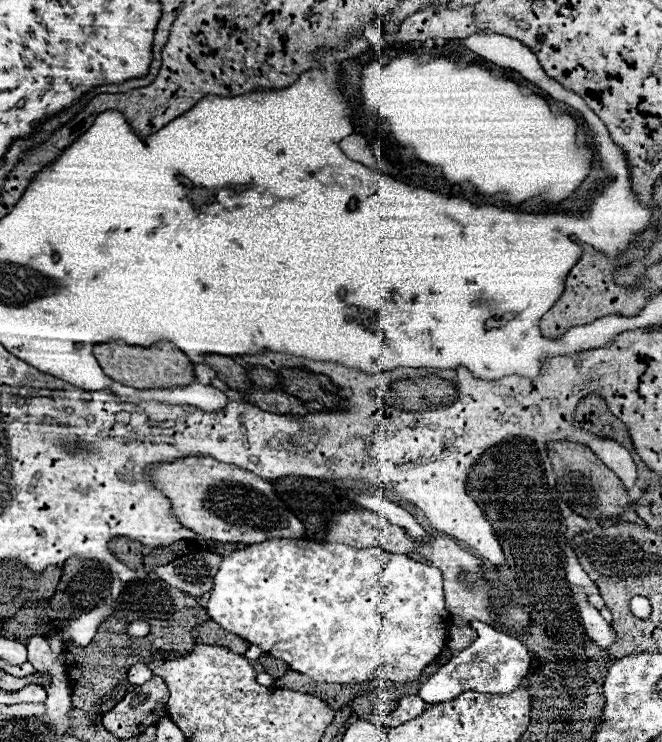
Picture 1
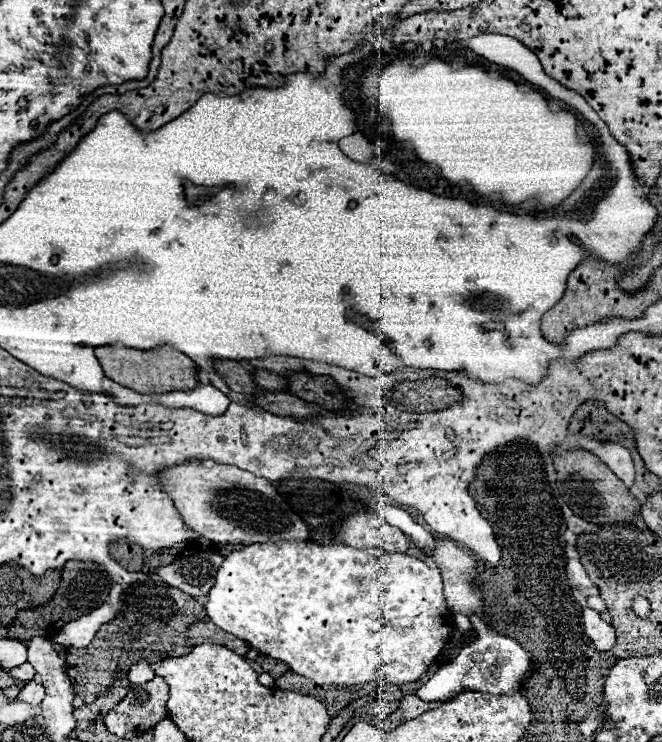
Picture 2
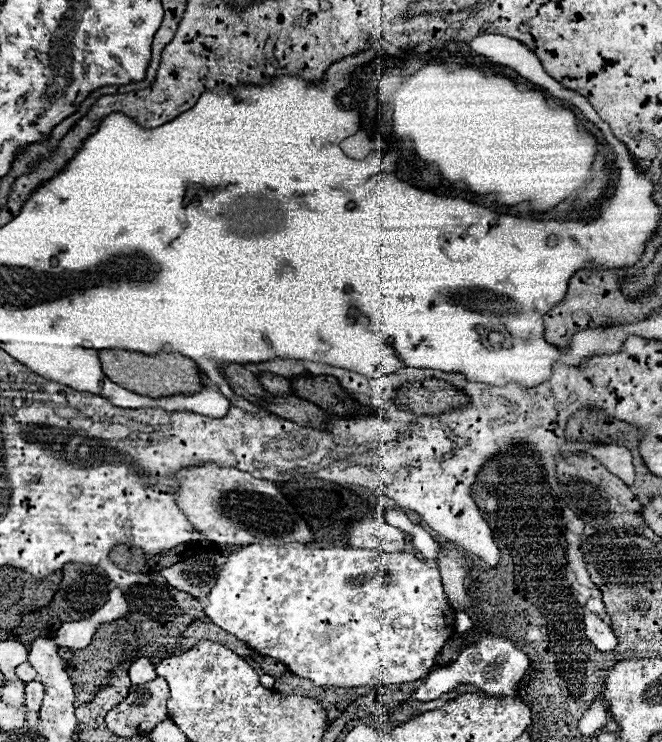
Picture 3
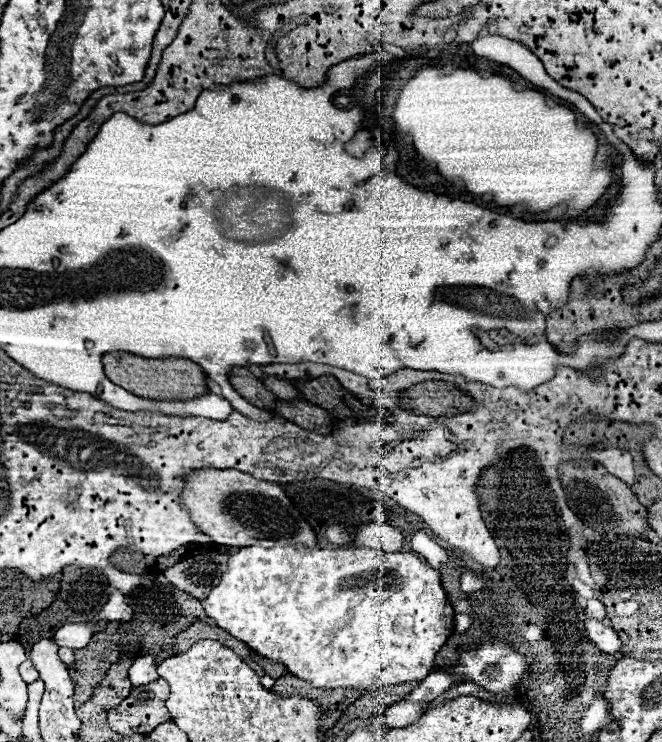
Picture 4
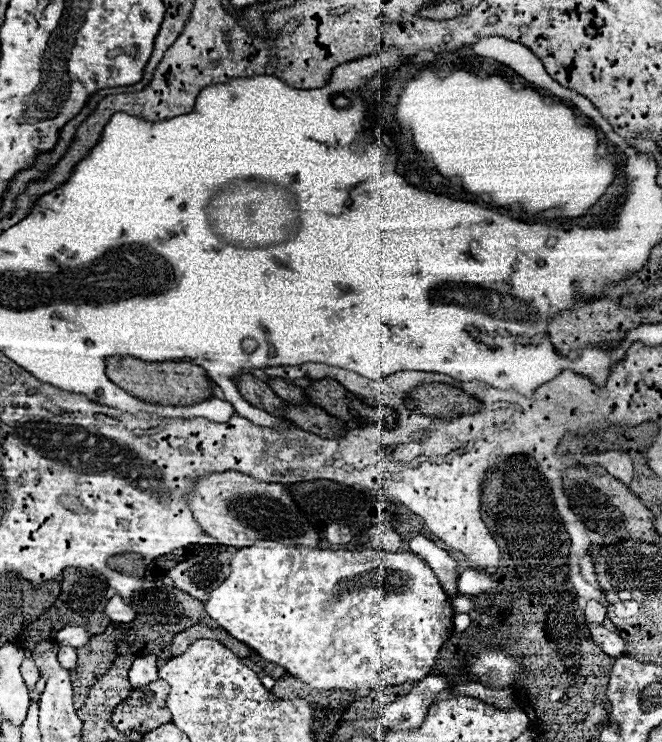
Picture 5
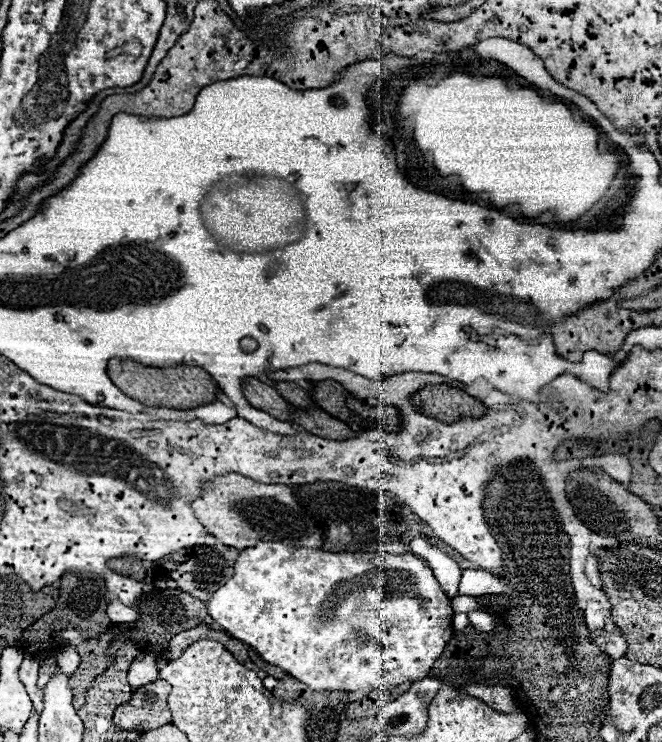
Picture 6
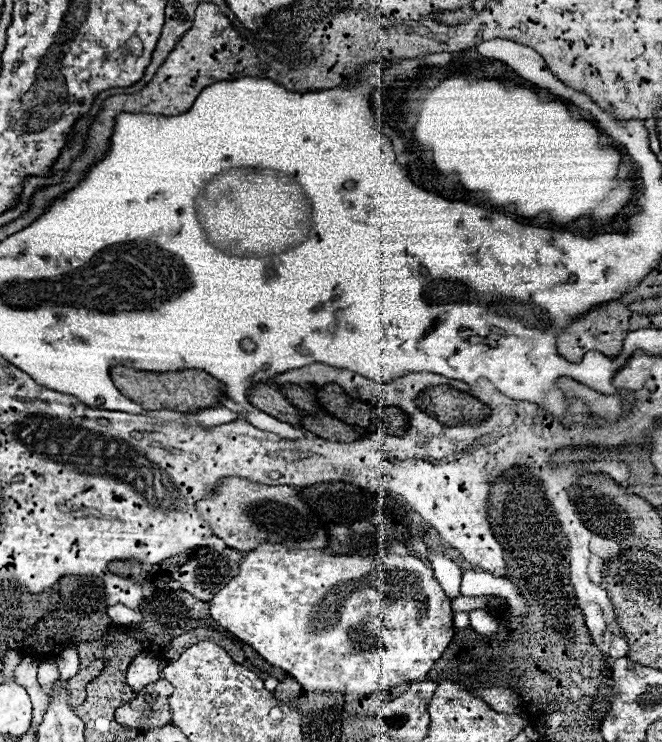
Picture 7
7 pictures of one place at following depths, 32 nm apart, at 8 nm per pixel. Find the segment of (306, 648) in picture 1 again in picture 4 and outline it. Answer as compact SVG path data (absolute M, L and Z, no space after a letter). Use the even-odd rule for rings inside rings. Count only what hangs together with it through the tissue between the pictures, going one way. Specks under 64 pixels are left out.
M260 540L258 544L240 548L236 554L232 554L228 560L228 572L222 576L222 582L206 598L204 610L228 634L238 638L240 642L246 642L252 650L256 650L264 658L284 664L290 674L310 682L314 688L356 688L356 690L368 690L372 686L384 686L384 684L404 684L404 682L426 678L426 674L430 674L434 666L436 652L444 646L444 642L454 632L454 614L456 614L452 610L446 592L442 590L438 572L432 570L426 562L422 562L412 552L382 552L376 548L320 550L320 548L306 548L302 544L283 546L280 540Z

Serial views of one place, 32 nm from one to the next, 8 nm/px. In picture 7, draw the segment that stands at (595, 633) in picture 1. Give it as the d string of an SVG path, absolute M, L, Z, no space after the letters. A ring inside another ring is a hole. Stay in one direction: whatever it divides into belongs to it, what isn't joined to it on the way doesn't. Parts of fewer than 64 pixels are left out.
M612 636L612 644L610 644L610 656L612 656L612 658L624 658L624 656L628 656L628 652L630 652L630 648L628 648L626 638Z

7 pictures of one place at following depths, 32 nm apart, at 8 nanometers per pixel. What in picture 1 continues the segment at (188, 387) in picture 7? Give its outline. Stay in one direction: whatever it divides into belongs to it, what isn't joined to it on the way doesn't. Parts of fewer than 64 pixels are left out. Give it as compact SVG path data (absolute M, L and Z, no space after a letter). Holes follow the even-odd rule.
M158 342L158 346L140 348L126 344L102 344L94 346L94 356L98 358L104 372L126 386L136 390L152 390L152 388L172 388L172 386L190 386L196 382L192 360L176 350L170 342Z

